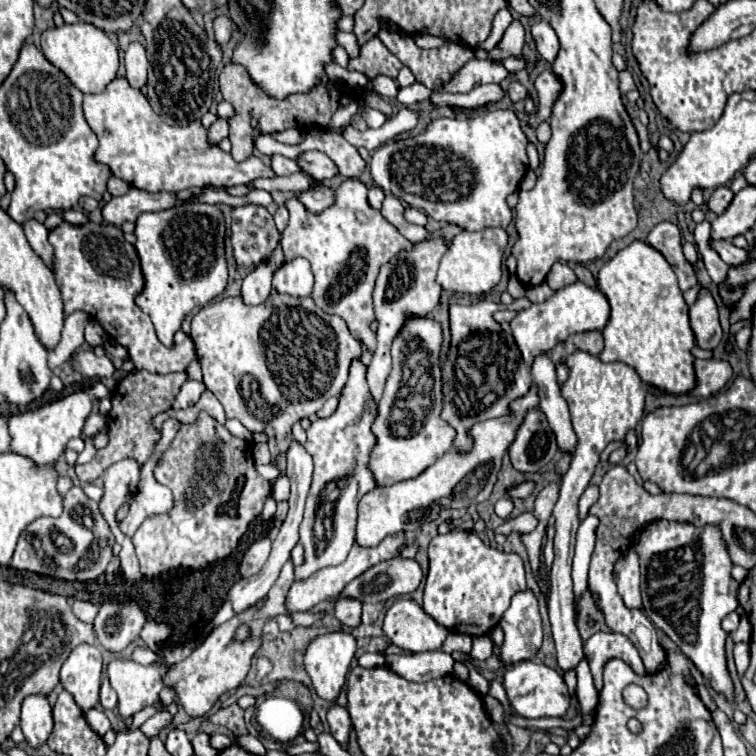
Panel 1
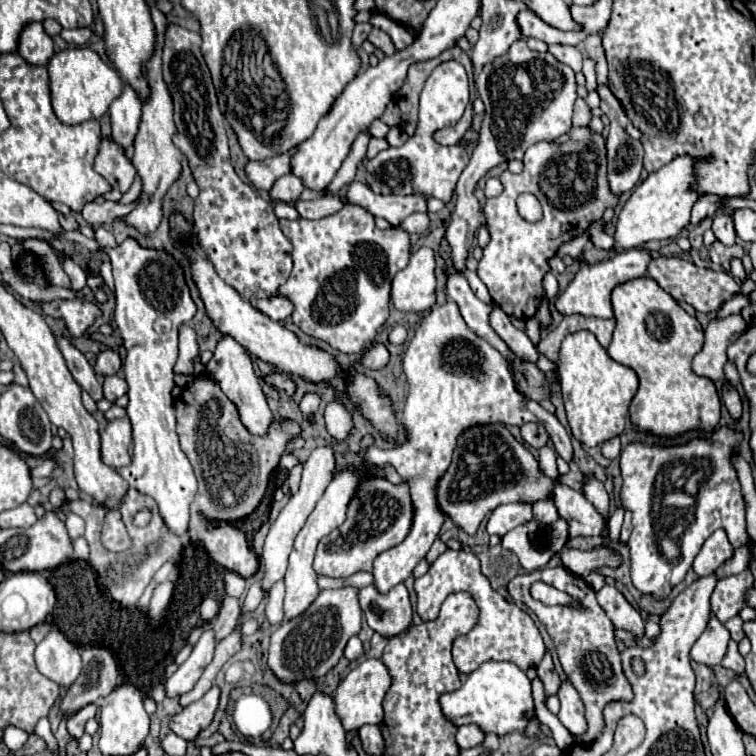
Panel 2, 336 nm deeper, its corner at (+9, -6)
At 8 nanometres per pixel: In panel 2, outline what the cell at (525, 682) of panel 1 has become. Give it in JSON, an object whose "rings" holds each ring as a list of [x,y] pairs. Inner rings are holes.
{"rings":[[[483,662],[477,670],[469,672],[461,686],[453,692],[445,692],[439,696],[439,704],[443,716],[453,722],[453,726],[475,724],[483,734],[509,734],[515,730],[523,730],[527,726],[527,714],[533,712],[531,698],[531,682],[519,666],[513,662]]]}

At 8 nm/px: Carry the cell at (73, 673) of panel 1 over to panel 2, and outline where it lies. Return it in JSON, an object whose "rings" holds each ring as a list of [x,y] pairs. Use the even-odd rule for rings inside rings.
{"rings":[[[53,628],[35,650],[37,668],[43,676],[67,688],[81,670],[81,654],[75,644],[71,644],[57,628]]]}

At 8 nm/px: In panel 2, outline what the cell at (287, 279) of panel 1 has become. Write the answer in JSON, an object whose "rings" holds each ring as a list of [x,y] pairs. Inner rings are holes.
{"rings":[[[273,296],[273,298],[263,298],[263,300],[257,300],[255,302],[255,308],[263,314],[267,314],[271,320],[277,320],[277,322],[283,322],[285,318],[291,316],[293,312],[293,306],[291,306],[291,300],[283,298],[283,296]]]}

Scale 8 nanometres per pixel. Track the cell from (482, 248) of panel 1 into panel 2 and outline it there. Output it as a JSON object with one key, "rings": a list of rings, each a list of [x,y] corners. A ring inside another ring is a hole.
{"rings":[[[419,248],[411,254],[409,264],[399,270],[391,282],[391,302],[401,312],[425,312],[435,304],[435,254],[431,248]]]}

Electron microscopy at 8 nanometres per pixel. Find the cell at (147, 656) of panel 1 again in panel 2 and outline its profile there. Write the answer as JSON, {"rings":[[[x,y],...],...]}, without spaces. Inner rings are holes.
{"rings":[[[85,706],[83,710],[79,710],[79,714],[73,714],[71,718],[67,718],[67,730],[69,730],[71,738],[79,740],[83,736],[83,726],[89,718],[95,718],[95,710],[97,710],[97,706]]]}

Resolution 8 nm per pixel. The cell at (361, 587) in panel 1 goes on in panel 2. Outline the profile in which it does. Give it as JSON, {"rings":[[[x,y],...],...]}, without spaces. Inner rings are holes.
{"rings":[[[355,588],[323,590],[317,600],[293,620],[281,622],[281,626],[271,634],[271,646],[267,656],[267,666],[271,672],[287,684],[299,680],[323,678],[333,666],[337,666],[343,656],[343,648],[351,636],[361,630],[361,608]]]}

